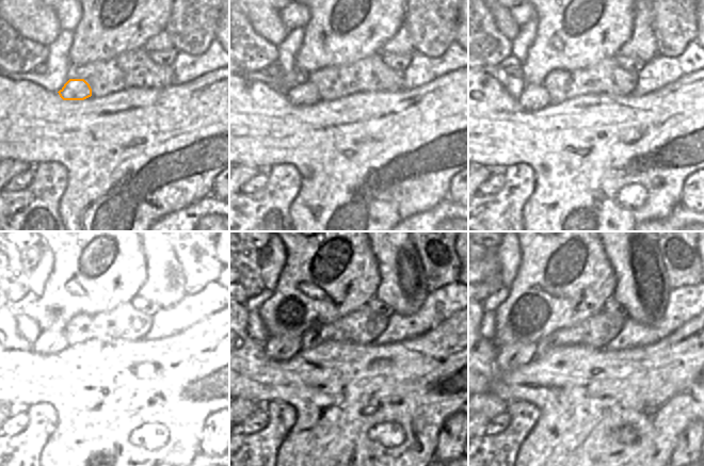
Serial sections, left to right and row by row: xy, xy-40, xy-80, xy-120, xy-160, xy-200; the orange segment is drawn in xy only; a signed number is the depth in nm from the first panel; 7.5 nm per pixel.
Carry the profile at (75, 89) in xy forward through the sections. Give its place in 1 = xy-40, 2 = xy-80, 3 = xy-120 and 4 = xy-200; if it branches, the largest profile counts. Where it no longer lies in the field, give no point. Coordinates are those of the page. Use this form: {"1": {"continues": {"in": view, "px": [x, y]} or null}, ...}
{"1": {"continues": {"in": "xy-40", "px": [305, 94]}}, "2": {"continues": {"in": "xy-80", "px": [534, 97]}}, "3": {"continues": {"in": "xy-120", "px": [49, 342]}}, "4": {"continues": {"in": "xy-200", "px": [509, 357]}}}

